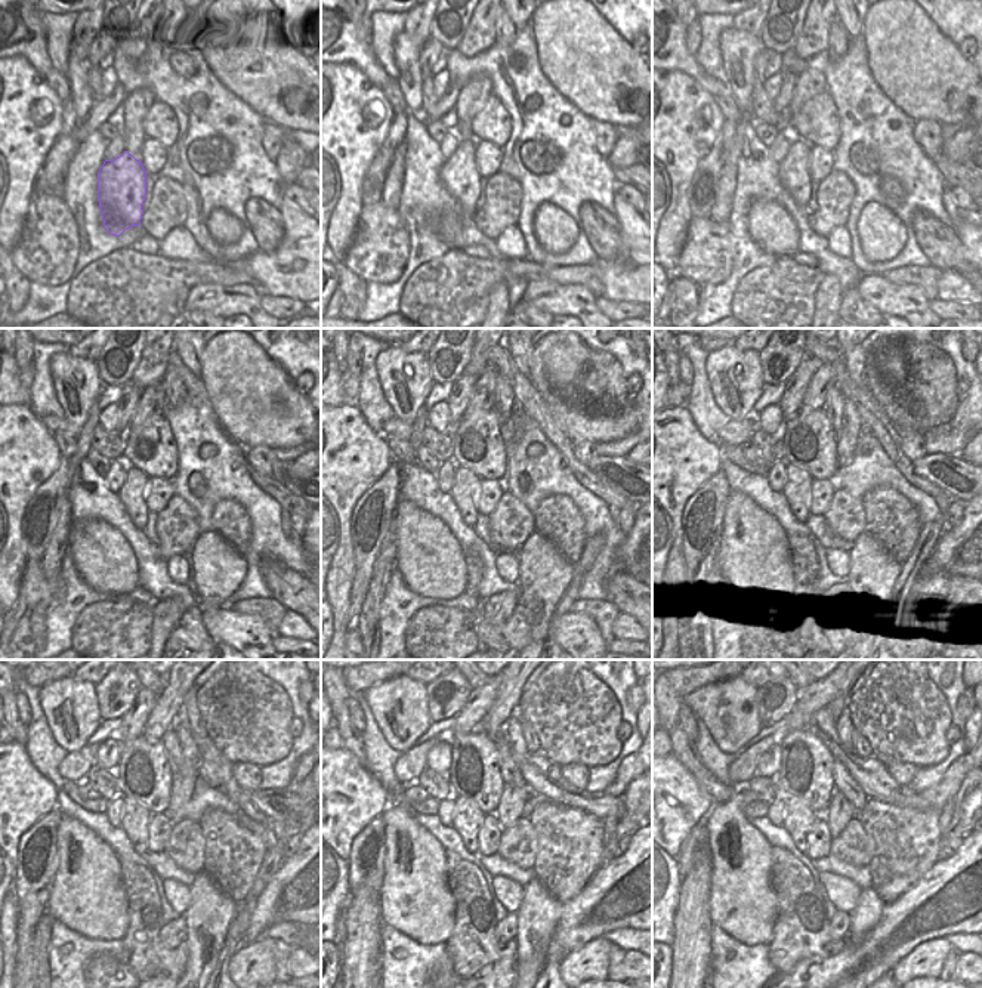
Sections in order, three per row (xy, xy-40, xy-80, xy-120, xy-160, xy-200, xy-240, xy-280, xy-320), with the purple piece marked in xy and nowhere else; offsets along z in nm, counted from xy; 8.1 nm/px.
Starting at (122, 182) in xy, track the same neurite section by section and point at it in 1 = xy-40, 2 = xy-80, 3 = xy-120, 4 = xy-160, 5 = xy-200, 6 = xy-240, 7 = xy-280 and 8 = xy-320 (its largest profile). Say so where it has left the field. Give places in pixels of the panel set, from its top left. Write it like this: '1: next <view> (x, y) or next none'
1: next xy-40 (459, 173)
2: next xy-80 (794, 176)
3: next xy-120 (132, 494)
4: next xy-160 (465, 488)
5: next xy-200 (797, 485)
6: next xy-240 (135, 820)
7: next xy-280 (468, 820)
8: next xy-320 (799, 818)

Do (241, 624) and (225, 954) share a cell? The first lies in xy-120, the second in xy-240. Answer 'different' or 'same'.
different

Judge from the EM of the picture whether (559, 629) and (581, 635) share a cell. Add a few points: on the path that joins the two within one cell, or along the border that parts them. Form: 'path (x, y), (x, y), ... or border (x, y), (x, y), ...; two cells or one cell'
path (565, 629), (576, 633); one cell

